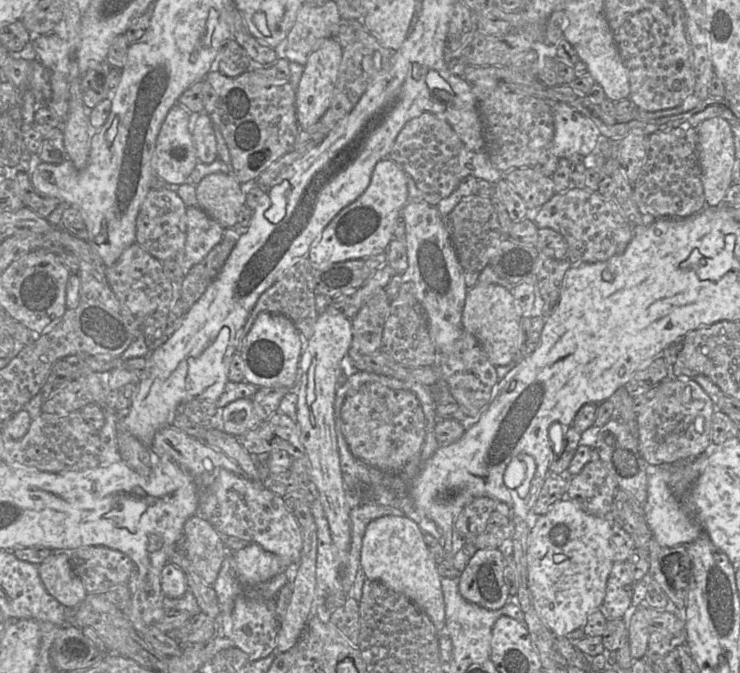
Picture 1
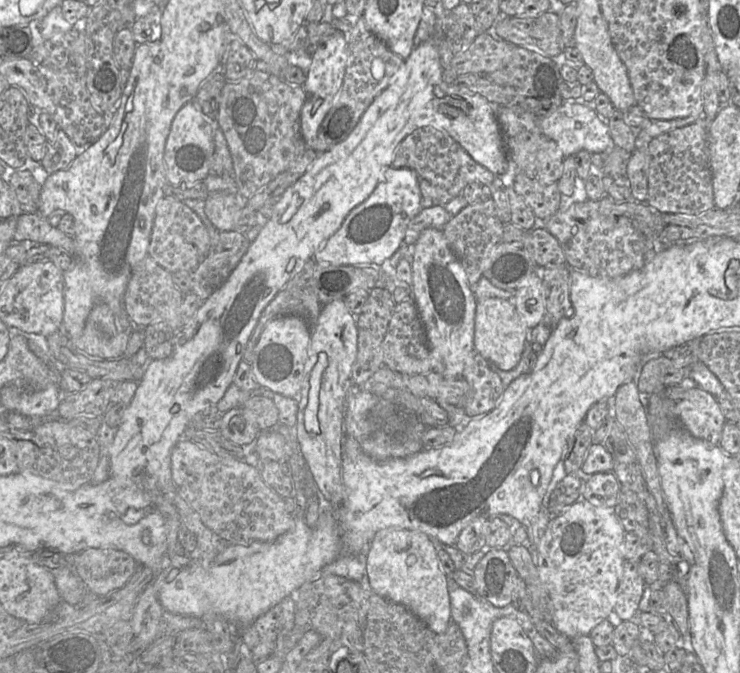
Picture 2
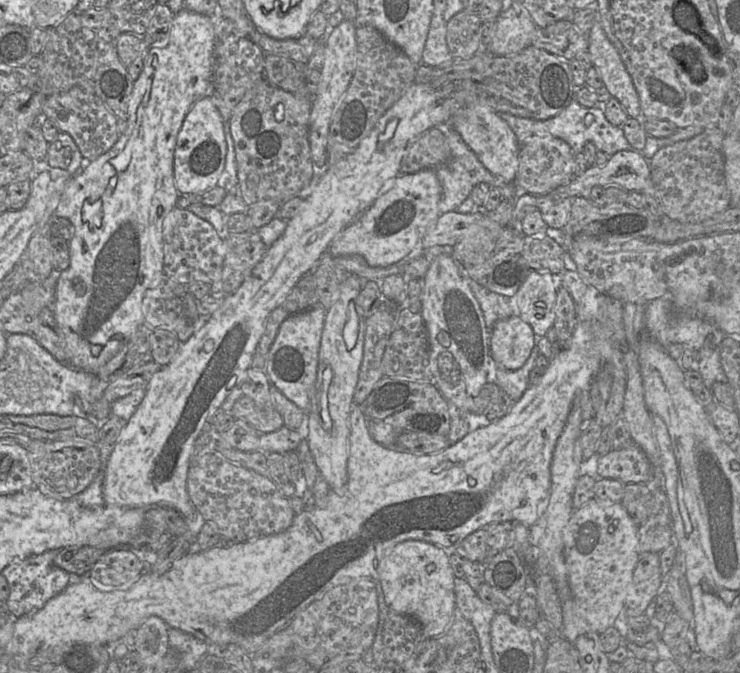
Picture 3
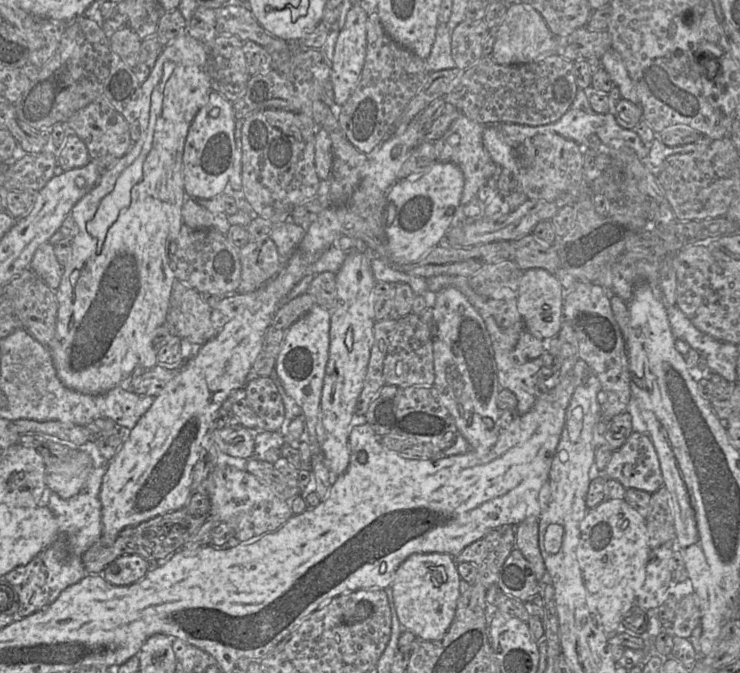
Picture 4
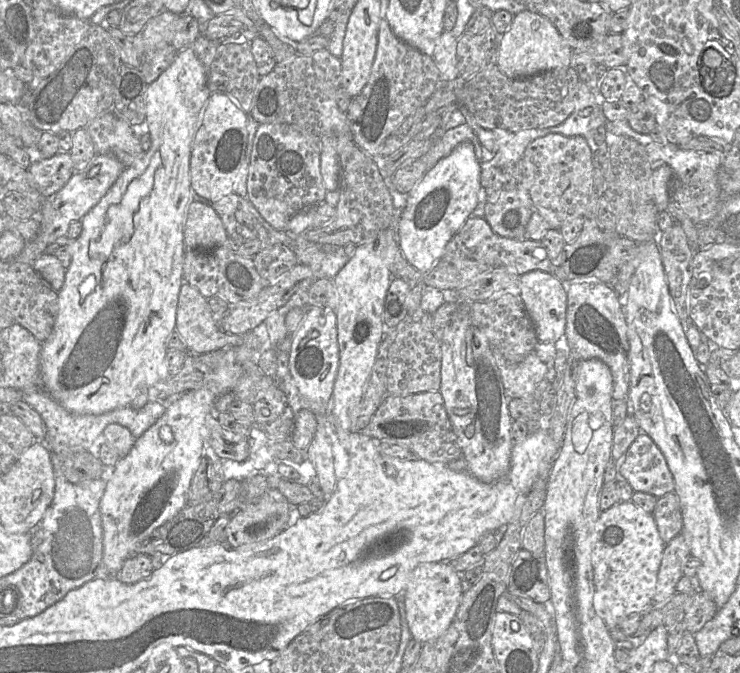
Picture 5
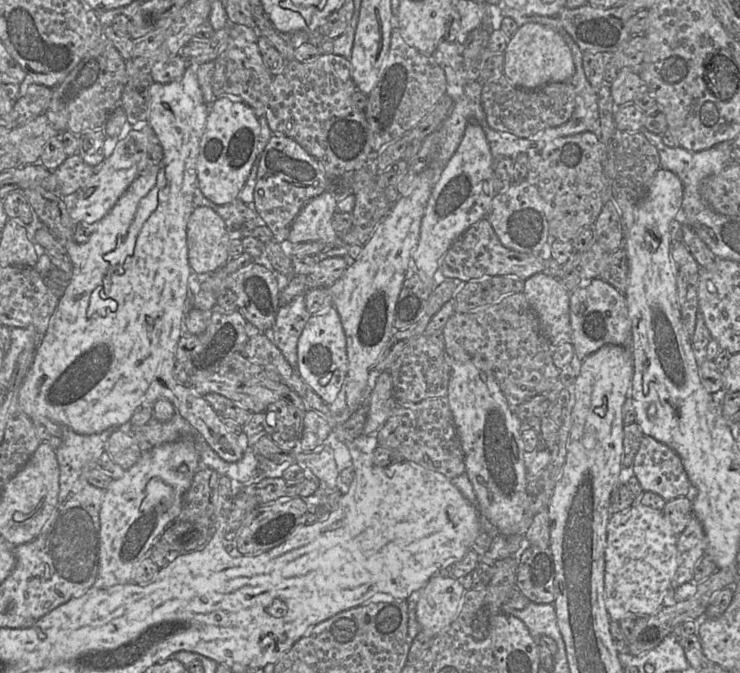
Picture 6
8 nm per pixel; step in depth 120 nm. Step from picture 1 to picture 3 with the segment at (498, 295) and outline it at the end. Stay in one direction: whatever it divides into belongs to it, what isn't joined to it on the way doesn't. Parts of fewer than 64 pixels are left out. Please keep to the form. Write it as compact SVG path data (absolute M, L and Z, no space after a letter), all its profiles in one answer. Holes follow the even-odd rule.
M519 316L498 321L490 333L490 354L504 370L517 370L535 346L534 332Z

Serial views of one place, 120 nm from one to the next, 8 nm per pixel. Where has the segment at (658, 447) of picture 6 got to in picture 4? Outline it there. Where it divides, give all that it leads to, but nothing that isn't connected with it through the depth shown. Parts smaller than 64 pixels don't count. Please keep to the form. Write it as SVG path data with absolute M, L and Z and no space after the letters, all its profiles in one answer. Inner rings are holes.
M632 432L626 442L612 453L604 476L617 480L626 489L636 488L653 494L664 486L660 462L651 438L645 432Z

